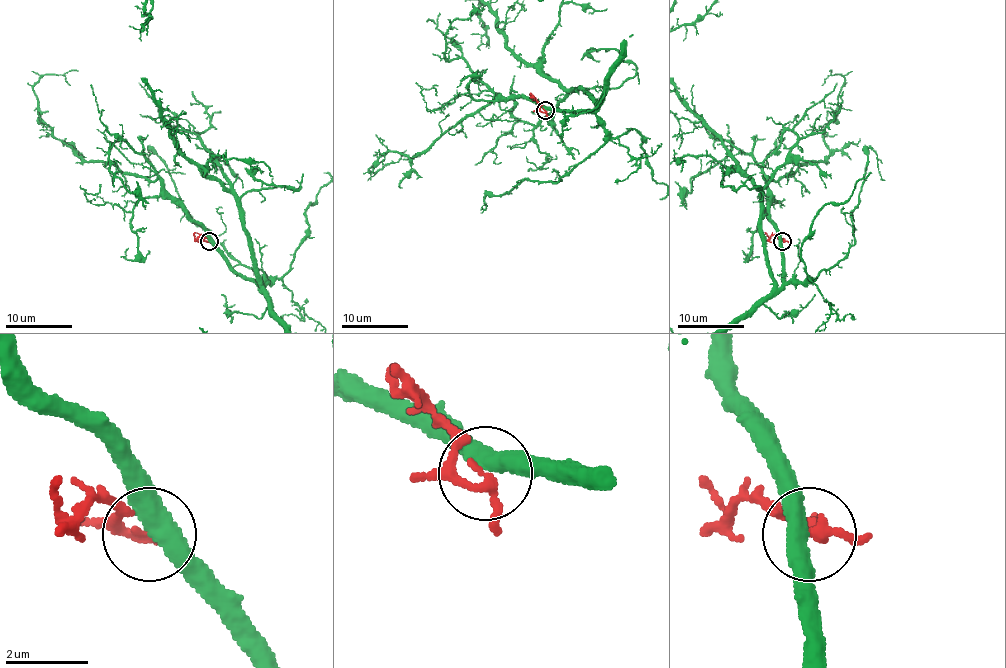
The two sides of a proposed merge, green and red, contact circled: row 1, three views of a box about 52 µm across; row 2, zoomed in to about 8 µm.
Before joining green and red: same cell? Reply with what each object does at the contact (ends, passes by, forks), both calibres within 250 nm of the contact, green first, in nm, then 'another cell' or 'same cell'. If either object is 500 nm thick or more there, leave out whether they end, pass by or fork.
green passes by; red passes by; 440 nm thick on the green side, 200 nm on the other; another cell

